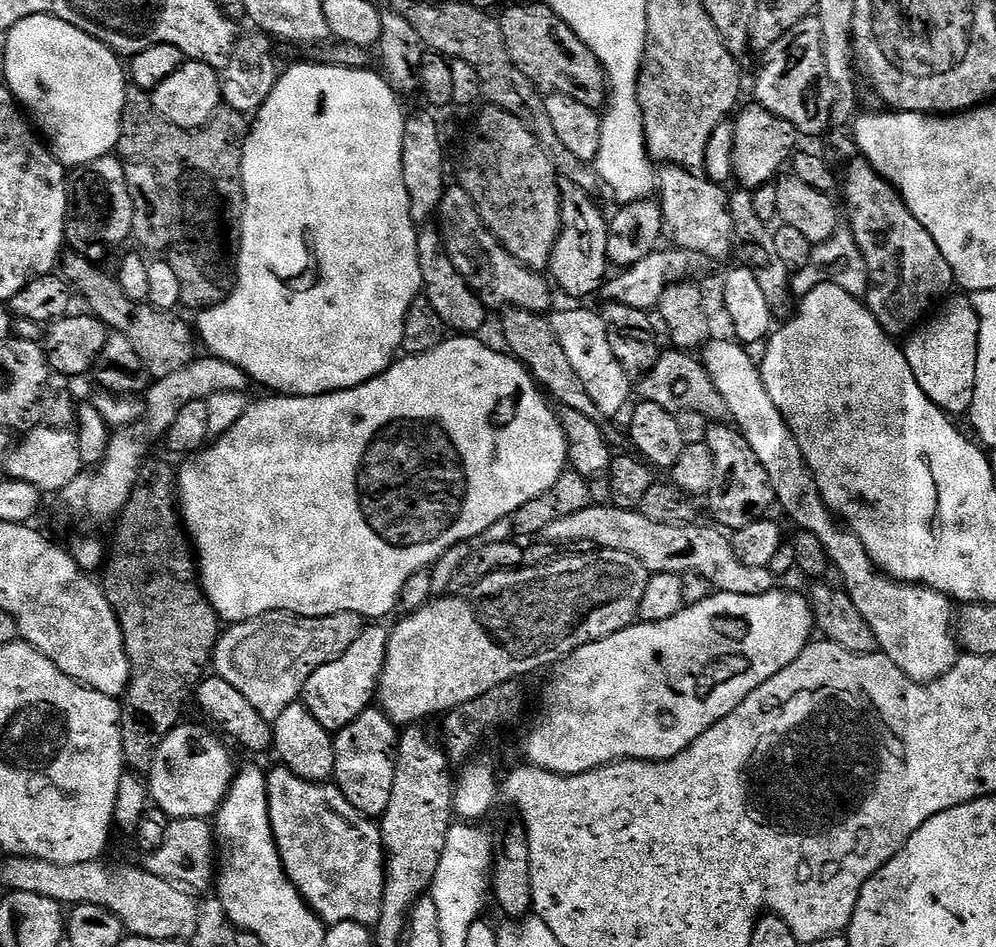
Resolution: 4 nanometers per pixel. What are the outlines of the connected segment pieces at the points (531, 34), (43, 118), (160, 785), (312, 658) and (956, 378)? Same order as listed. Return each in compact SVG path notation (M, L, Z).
M547 3L516 4L513 8L506 8L499 13L498 19L502 30L502 38L506 42L506 50L514 62L514 66L518 70L522 70L522 74L526 74L528 81L535 88L540 89L541 93L551 94L557 92L558 94L566 94L570 98L575 98L577 102L599 109L606 100L604 68L598 62L595 54L582 42L582 38L578 38L578 34L574 34L574 30L570 30L570 26L566 22L558 19L554 14L554 10L548 7Z
M53 16L22 18L22 22L8 29L3 39L6 42L3 83L12 91L16 103L34 121L35 127L42 133L50 151L59 158L60 163L79 166L94 162L94 158L115 153L120 143L120 125L124 122L126 103L126 68L121 57L98 42L98 38Z
M181 723L158 746L158 754L152 763L152 771L146 783L150 789L150 800L170 818L215 817L220 803L232 787L232 756L207 732L207 727Z
M289 612L262 614L225 627L216 641L211 663L215 675L226 678L262 718L271 722L286 706L301 699L306 678L310 678L318 666L346 654L365 627L365 617L349 612L329 616L295 616Z
M949 295L902 344L910 371L918 378L918 386L922 386L922 394L952 418L963 417L972 409L980 329L971 299L956 295Z

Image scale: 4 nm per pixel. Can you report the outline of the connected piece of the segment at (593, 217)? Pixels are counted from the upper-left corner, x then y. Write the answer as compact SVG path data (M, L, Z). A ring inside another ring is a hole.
M560 180L560 233L552 251L551 279L568 296L592 296L601 291L610 272L606 254L608 223L592 202L593 197L569 180Z

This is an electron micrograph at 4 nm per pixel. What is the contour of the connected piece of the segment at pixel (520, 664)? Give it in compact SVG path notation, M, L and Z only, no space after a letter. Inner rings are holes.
M584 550L581 556L564 556L561 560L552 560L549 564L536 564L533 568L521 566L511 568L508 572L495 572L489 576L483 576L476 581L467 592L463 594L445 594L429 600L426 606L419 608L414 614L409 616L400 616L397 624L393 626L392 632L387 633L386 643L384 645L384 665L380 671L380 684L376 687L376 700L380 711L388 715L388 719L397 726L414 726L422 722L426 716L439 717L441 714L447 714L453 708L461 708L466 702L494 690L494 686L513 683L516 676L528 676L531 672L536 672L539 668L547 669L549 666L555 666L564 657L568 656L574 650L586 646L590 642L598 642L602 638L610 638L610 634L618 634L618 630L629 628L638 620L638 602L642 602L642 593L646 591L646 582L649 573L634 558L625 552L618 550Z

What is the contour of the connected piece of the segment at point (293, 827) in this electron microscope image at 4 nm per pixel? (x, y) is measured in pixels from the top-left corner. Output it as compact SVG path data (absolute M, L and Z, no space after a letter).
M276 766L273 772L269 771L267 778L266 794L272 837L278 846L284 872L300 897L325 925L342 922L375 925L380 917L384 893L384 843L379 823L350 806L350 802L346 802L346 794L342 794L335 783L303 780L283 766Z

